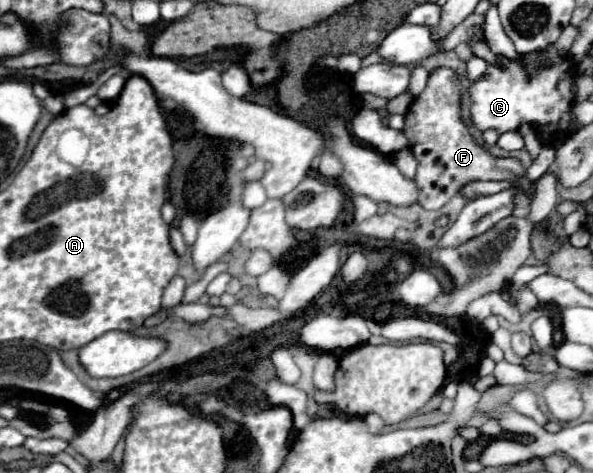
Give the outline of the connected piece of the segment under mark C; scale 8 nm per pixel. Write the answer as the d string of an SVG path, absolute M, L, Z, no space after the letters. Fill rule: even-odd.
M547 47L543 51L525 55L523 57L523 65L519 65L515 61L509 61L507 57L501 57L501 61L503 61L503 67L489 65L487 77L475 81L471 85L471 89L469 89L469 95L471 95L471 117L473 117L475 127L479 127L481 131L497 129L499 133L505 133L505 131L515 131L521 123L529 123L531 127L547 125L551 135L559 133L561 137L567 137L567 127L571 123L571 105L573 105L573 97L575 97L575 77L571 73L573 71L571 59L555 53L553 47ZM545 57L551 59L549 65L541 63Z

